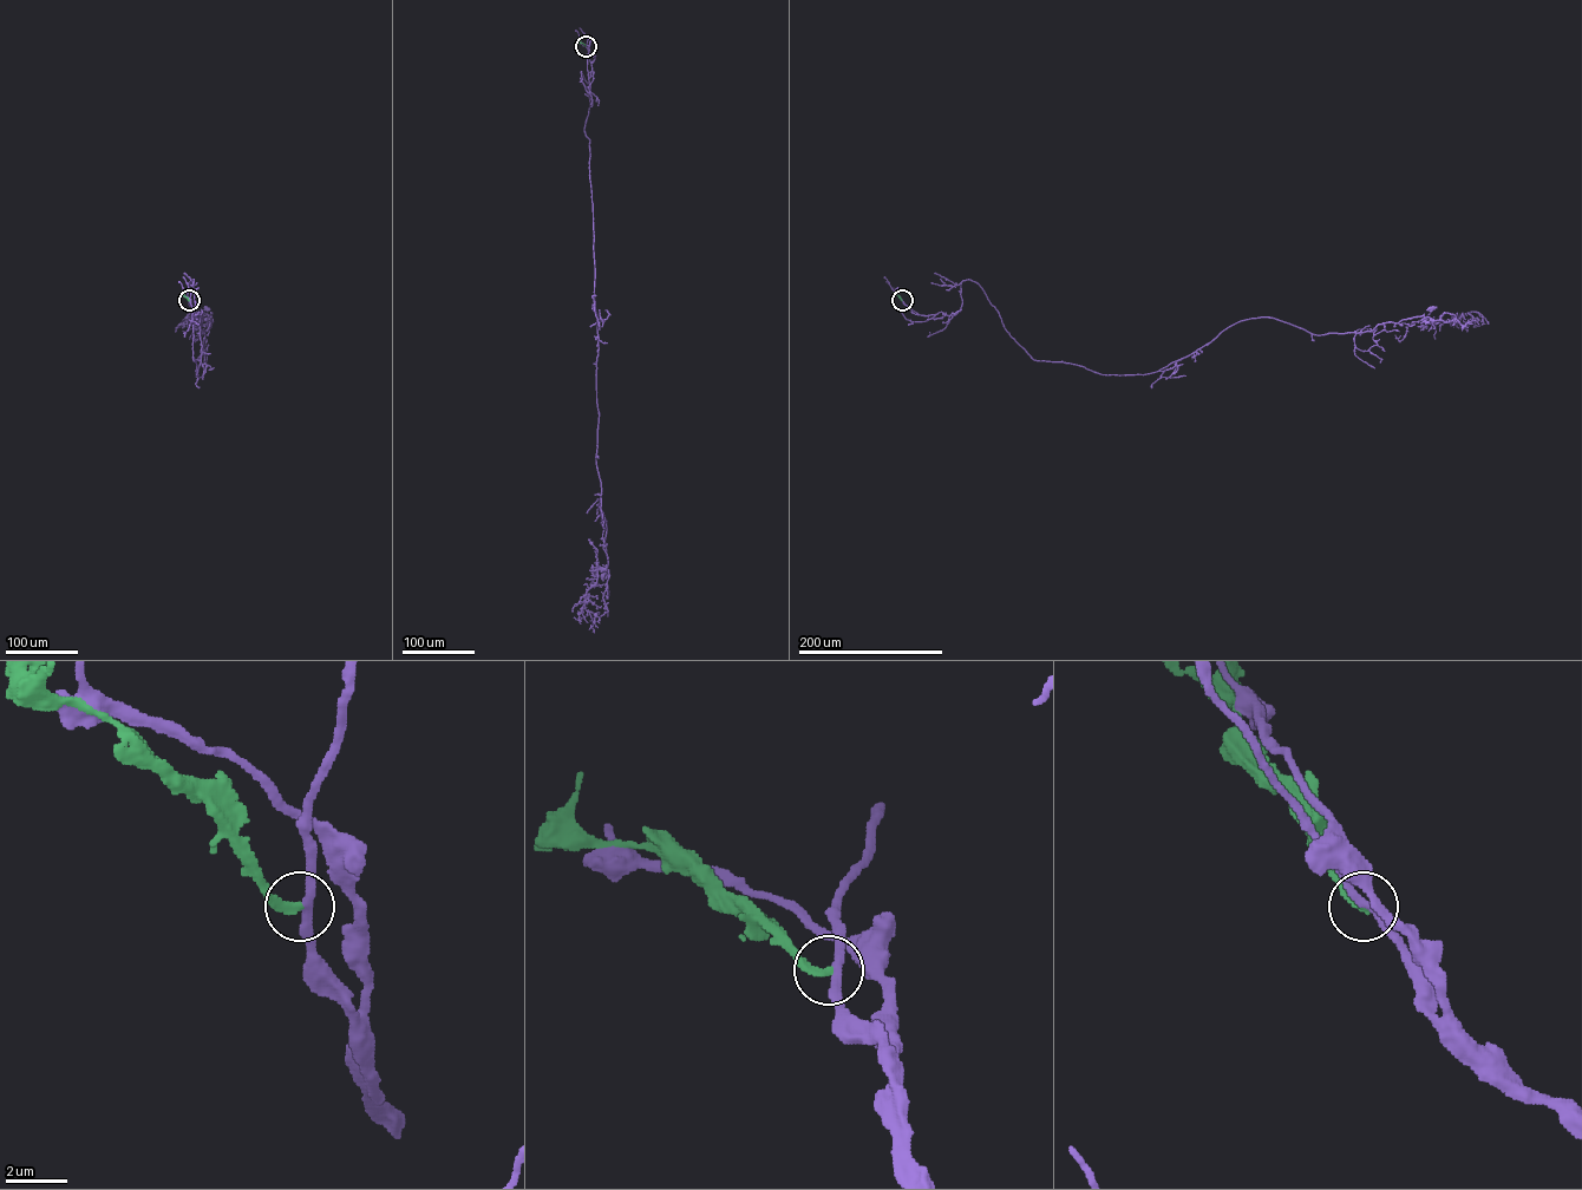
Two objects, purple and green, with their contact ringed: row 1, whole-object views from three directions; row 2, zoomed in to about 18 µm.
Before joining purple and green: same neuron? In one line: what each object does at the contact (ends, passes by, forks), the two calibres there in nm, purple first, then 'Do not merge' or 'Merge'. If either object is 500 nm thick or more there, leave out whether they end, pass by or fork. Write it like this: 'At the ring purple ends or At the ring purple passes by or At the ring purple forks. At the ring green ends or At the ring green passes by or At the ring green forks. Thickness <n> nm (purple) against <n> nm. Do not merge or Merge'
At the ring purple passes by. At the ring green ends. Thickness 260 nm (purple) against 240 nm. Do not merge

